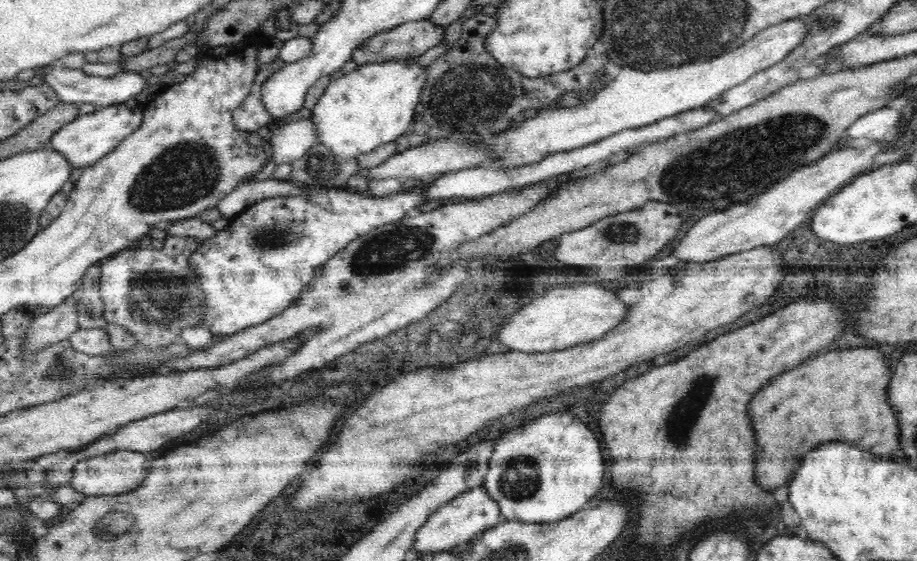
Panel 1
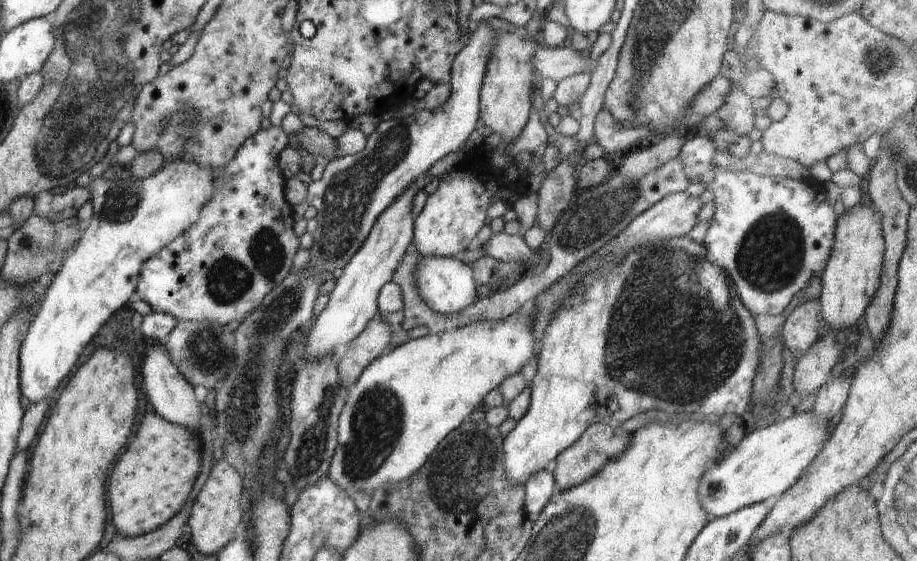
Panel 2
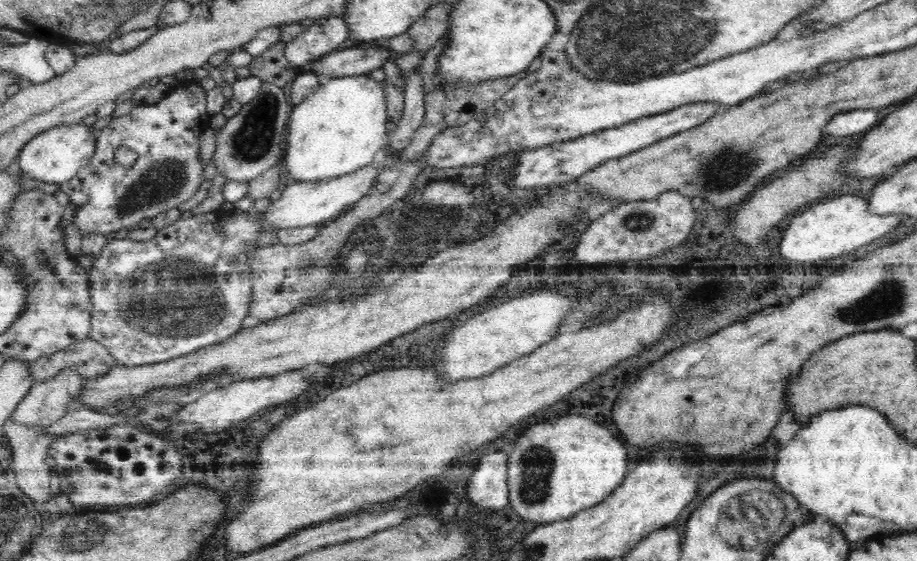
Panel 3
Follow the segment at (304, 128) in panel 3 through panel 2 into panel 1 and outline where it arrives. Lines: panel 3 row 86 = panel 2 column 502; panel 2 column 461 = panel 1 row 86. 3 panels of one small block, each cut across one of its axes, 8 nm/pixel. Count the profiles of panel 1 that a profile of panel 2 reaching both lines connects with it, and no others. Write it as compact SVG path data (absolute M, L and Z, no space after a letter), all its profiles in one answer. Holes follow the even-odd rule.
M406 57L402 60L360 65L352 72L332 80L311 110L310 119L316 127L318 142L336 155L356 158L381 144L395 141L398 136L412 128L418 118L415 109L420 104L420 94L428 78L426 67L414 64L412 59Z

